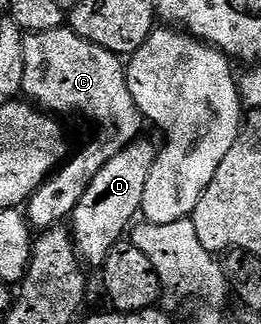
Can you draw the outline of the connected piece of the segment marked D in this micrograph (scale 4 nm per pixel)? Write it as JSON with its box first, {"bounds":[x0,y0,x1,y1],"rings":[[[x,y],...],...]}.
{"bounds":[71,137,158,268],"rings":[[[148,137],[139,138],[127,145],[123,153],[111,157],[111,161],[107,161],[107,165],[103,165],[103,169],[95,175],[91,185],[87,185],[87,193],[83,193],[71,216],[71,234],[80,258],[90,268],[104,268],[111,249],[126,238],[131,224],[141,215],[147,177],[151,177],[158,150],[158,144],[153,144]]]}

